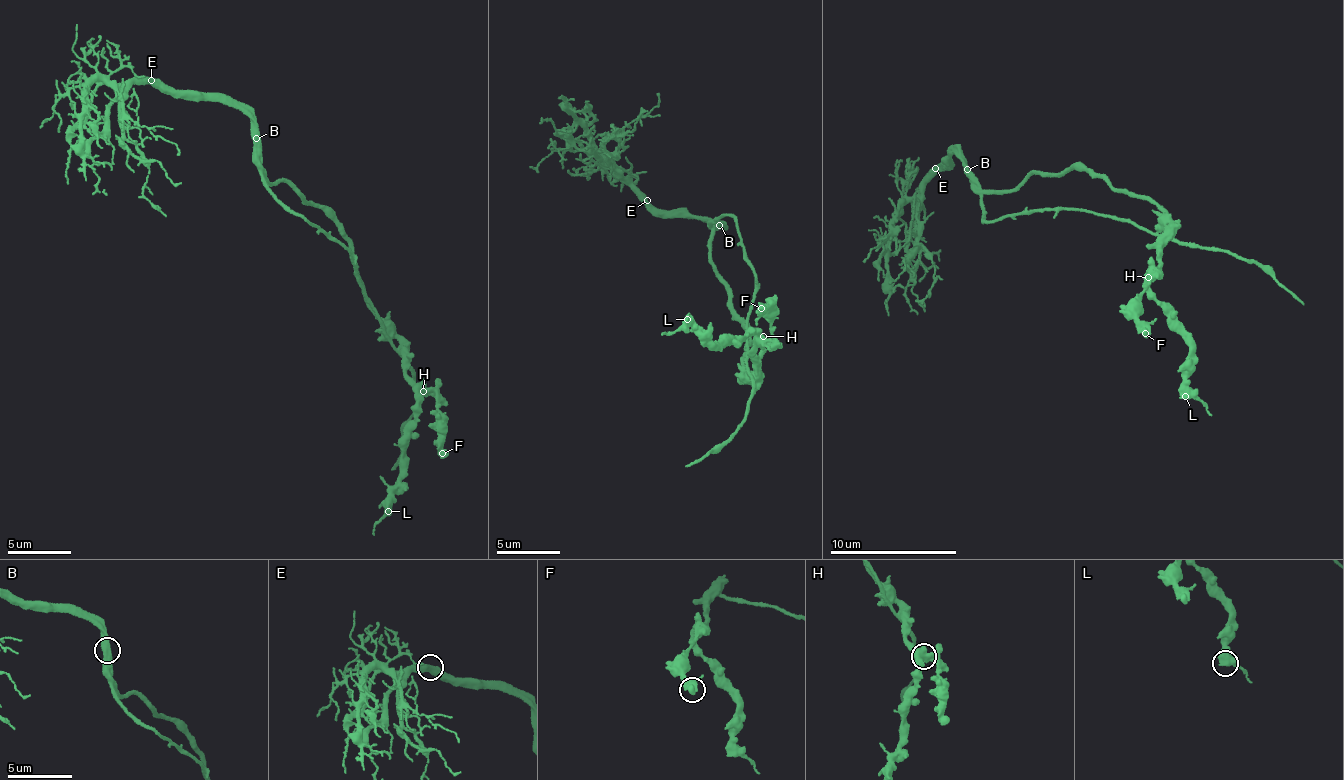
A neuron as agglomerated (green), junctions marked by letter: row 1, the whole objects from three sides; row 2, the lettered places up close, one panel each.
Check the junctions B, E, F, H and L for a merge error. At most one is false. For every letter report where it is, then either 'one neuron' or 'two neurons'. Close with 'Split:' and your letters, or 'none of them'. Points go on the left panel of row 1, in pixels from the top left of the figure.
B: at (256, 138); one neuron
E: at (151, 80); one neuron
F: at (442, 453); one neuron
H: at (423, 391); one neuron
L: at (388, 511); one neuron
Split: none of them

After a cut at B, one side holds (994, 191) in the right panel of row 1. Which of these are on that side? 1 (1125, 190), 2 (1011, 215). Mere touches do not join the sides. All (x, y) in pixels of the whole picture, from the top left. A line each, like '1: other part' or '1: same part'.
1: same part
2: other part

